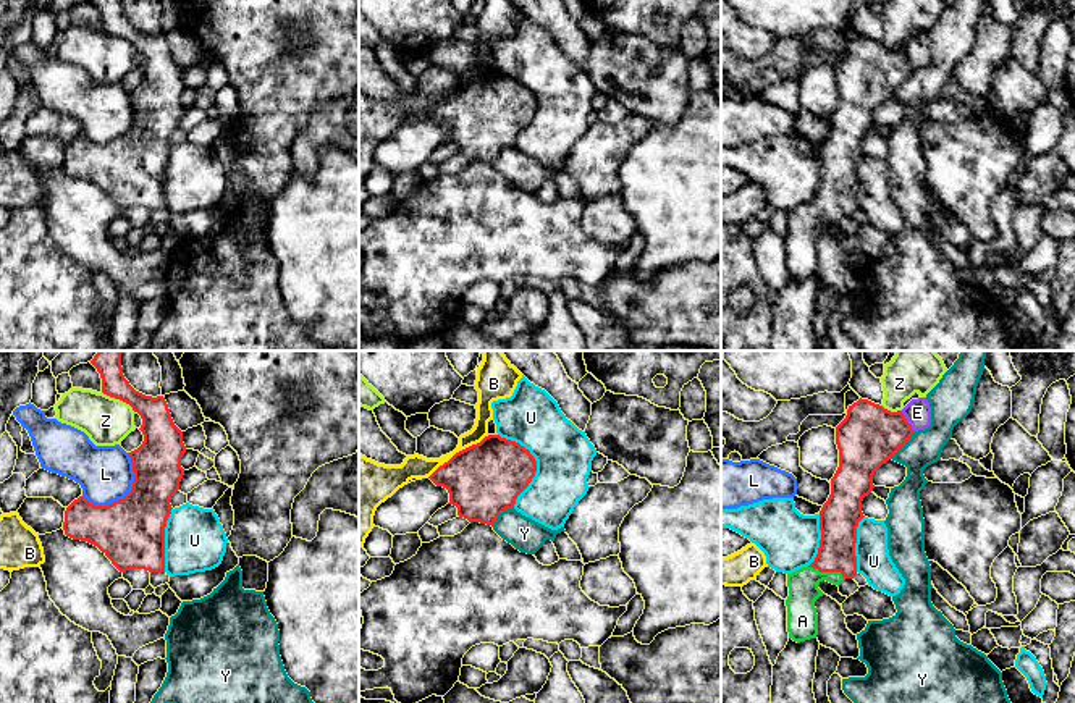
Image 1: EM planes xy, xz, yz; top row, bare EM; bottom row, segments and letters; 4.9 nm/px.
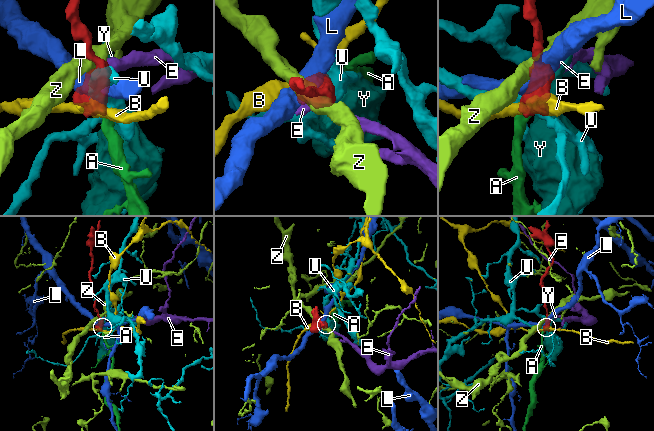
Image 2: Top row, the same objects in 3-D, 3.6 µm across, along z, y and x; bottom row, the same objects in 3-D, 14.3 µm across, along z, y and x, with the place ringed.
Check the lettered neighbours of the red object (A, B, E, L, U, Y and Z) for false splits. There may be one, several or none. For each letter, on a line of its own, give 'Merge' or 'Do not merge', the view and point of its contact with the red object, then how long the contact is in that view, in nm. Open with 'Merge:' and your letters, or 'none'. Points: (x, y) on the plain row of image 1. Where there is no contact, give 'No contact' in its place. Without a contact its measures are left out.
Merge: A
A: Merge. Touches red at yz (826, 209). Shared border 200 nm
B: Do not merge. Touches red at xz (459, 89). Shared border 360 nm
E: Do not merge. Touches red at yz (906, 58). Shared border 120 nm
L: Do not merge. Touches red at xy (128, 131). Shared border 320 nm
U: Do not merge. Touches red at xz (535, 102). Shared border 380 nm
Y: Do not merge. Touches red at yz (902, 84). Shared border 180 nm
Z: Do not merge. Touches red at xy (120, 37). Shared border 200 nm

